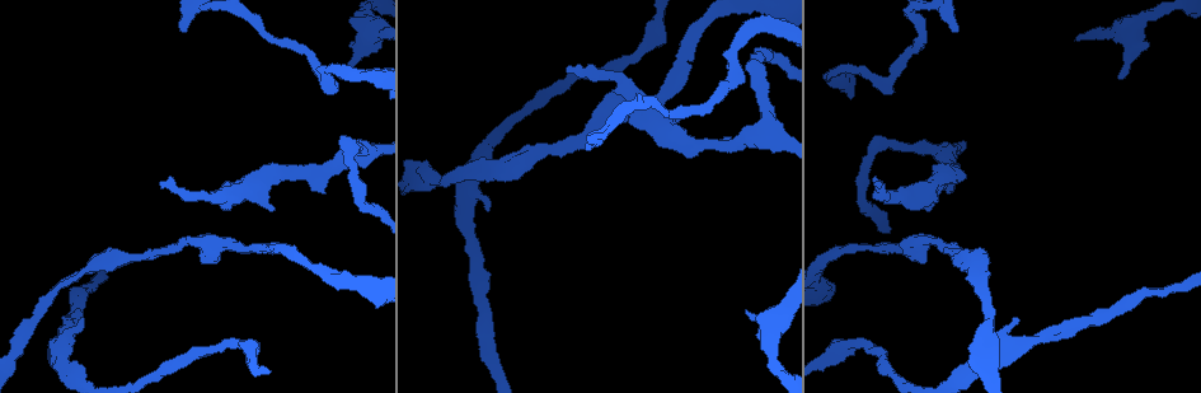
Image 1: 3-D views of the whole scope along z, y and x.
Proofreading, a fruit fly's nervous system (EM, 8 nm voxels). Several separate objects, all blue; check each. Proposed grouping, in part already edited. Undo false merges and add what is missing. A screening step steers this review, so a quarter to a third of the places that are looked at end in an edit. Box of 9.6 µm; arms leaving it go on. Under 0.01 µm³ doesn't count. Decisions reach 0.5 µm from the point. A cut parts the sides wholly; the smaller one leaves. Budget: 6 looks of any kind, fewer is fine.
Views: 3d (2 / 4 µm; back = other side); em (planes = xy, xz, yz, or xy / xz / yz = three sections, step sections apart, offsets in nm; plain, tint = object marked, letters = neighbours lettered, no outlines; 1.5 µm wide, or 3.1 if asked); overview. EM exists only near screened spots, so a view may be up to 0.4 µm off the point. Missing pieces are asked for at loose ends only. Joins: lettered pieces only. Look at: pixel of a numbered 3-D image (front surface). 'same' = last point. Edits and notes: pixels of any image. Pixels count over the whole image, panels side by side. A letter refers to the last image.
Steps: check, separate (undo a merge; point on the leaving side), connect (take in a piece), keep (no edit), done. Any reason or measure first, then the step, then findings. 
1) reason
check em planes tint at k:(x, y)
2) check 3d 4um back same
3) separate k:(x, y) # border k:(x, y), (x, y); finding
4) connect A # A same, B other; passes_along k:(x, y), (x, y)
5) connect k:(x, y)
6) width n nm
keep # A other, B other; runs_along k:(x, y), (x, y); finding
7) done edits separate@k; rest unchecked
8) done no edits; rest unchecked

an open end
check em 3.1um yz step 16 plain at 1:(749, 312)

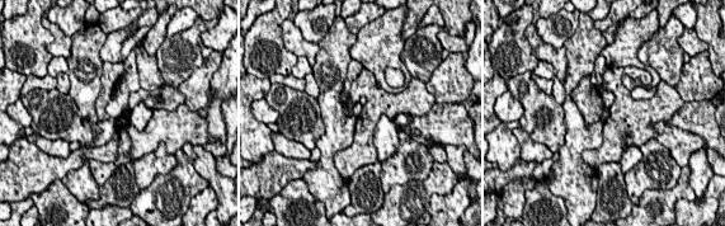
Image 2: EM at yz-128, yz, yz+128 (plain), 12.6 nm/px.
check em 3.1um yz step 16 letters same

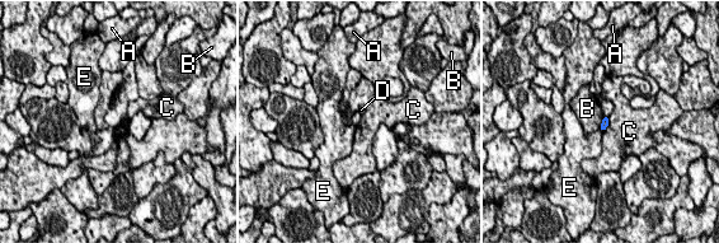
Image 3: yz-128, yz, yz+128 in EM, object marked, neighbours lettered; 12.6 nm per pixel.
width 100 nm
keep # A other, B other, C other, D other, E other; border 3:(604, 117), (600, 127); no lettered piece goes on from it

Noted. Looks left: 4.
an open end
check em planes letters at 1:(183, 30)

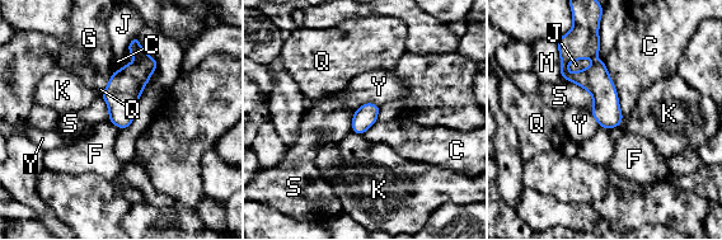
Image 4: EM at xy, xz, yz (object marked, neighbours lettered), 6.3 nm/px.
keep # C other, F other, G other, J other, K other, M other, Q other, S other, Y other; runs_along 4:(595, 43), (598, 83), (610, 125); no lettered piece goes on from it

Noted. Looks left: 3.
abrupt turn
check 3d 2um back at 1:(730, 75)

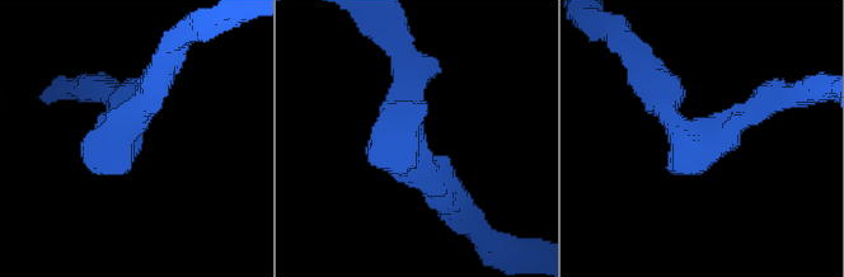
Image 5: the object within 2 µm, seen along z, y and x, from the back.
arm_widths 200, 200 nm; now the EM
check em planes letters at 5:(695, 138)

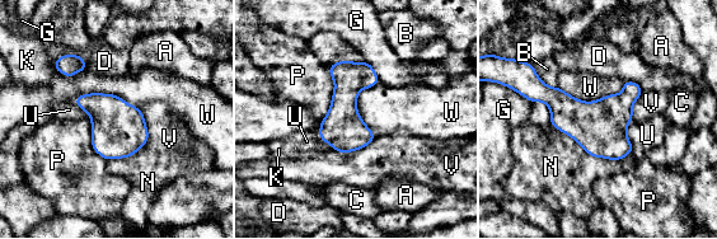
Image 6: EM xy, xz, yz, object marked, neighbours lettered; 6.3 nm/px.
longest_contact N 550 nm
keep # A other, B other, C other, D other, G other, K other, N other, P other, U other, V other, W other; continuous, no second neuron

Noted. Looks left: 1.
done no edits; rest unchecked

